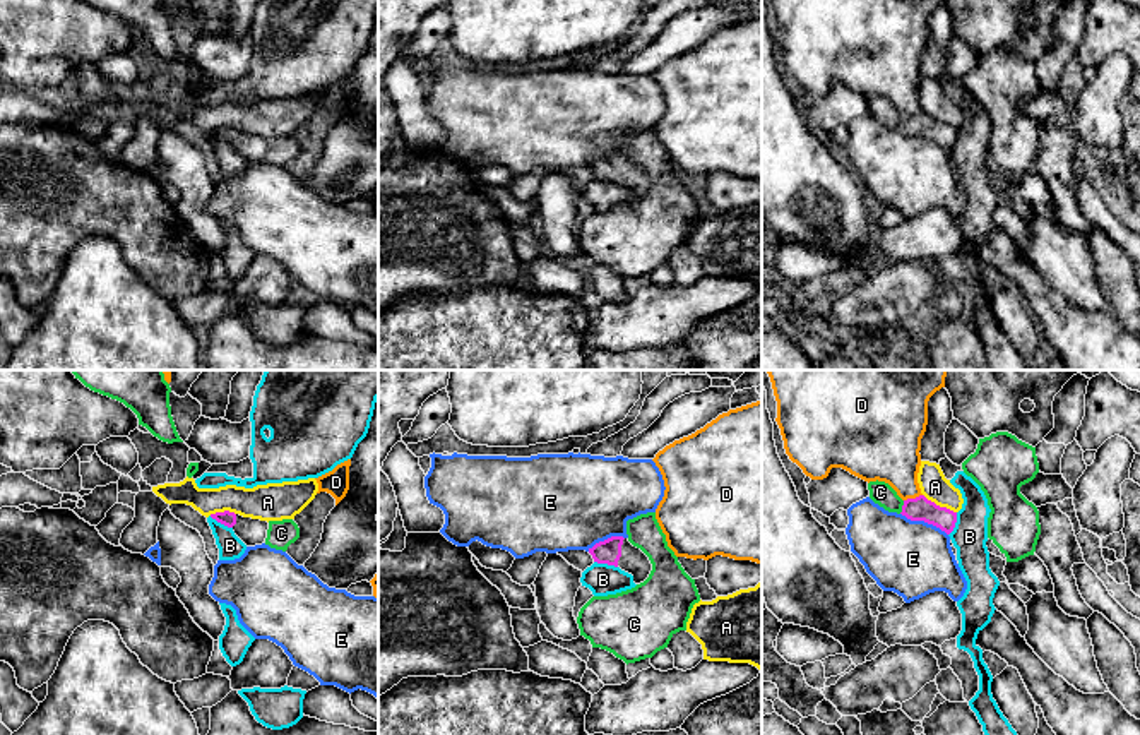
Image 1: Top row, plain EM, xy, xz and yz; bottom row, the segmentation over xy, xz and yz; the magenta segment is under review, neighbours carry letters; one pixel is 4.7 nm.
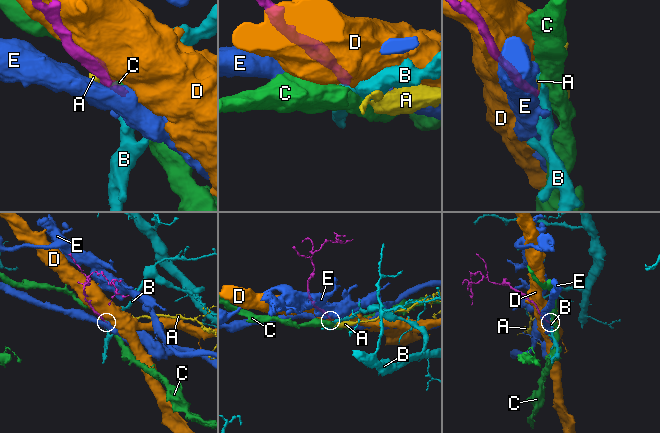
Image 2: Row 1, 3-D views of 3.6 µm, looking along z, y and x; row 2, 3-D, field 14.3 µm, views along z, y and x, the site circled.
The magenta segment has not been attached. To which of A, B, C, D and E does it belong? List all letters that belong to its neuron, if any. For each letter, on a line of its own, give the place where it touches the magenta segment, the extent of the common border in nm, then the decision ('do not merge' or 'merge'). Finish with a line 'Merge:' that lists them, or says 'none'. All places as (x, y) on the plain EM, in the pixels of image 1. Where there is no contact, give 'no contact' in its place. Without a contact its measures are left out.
A: yz (938, 122) | 180 nm | do not merge
B: xz (606, 179) | 120 nm | do not merge
C: yz (902, 124) | 70 nm | merge
D: yz (913, 115) | 90 nm | do not merge
E: yz (925, 137) | 240 nm | do not merge
Merge: C

